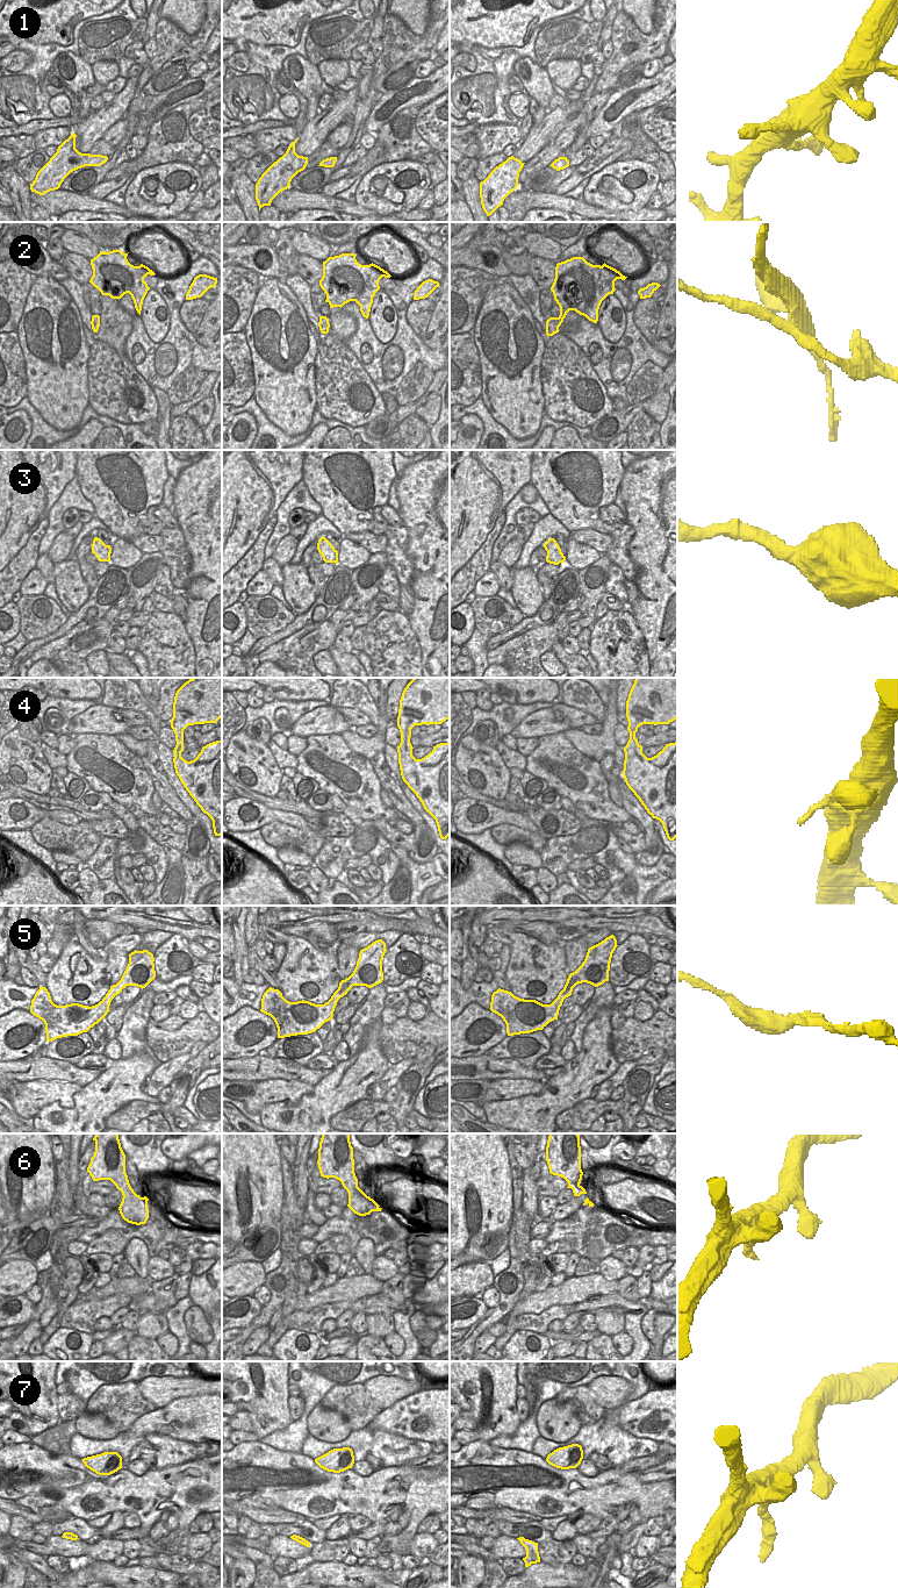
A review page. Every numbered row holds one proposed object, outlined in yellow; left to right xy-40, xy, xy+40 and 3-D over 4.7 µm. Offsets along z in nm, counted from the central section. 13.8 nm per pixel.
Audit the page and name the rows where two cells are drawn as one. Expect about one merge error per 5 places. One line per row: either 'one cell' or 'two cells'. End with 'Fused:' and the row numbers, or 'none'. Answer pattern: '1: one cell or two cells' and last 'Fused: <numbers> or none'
1: one cell
2: two cells
3: one cell
4: one cell
5: one cell
6: one cell
7: two cells
Fused: 2, 7

